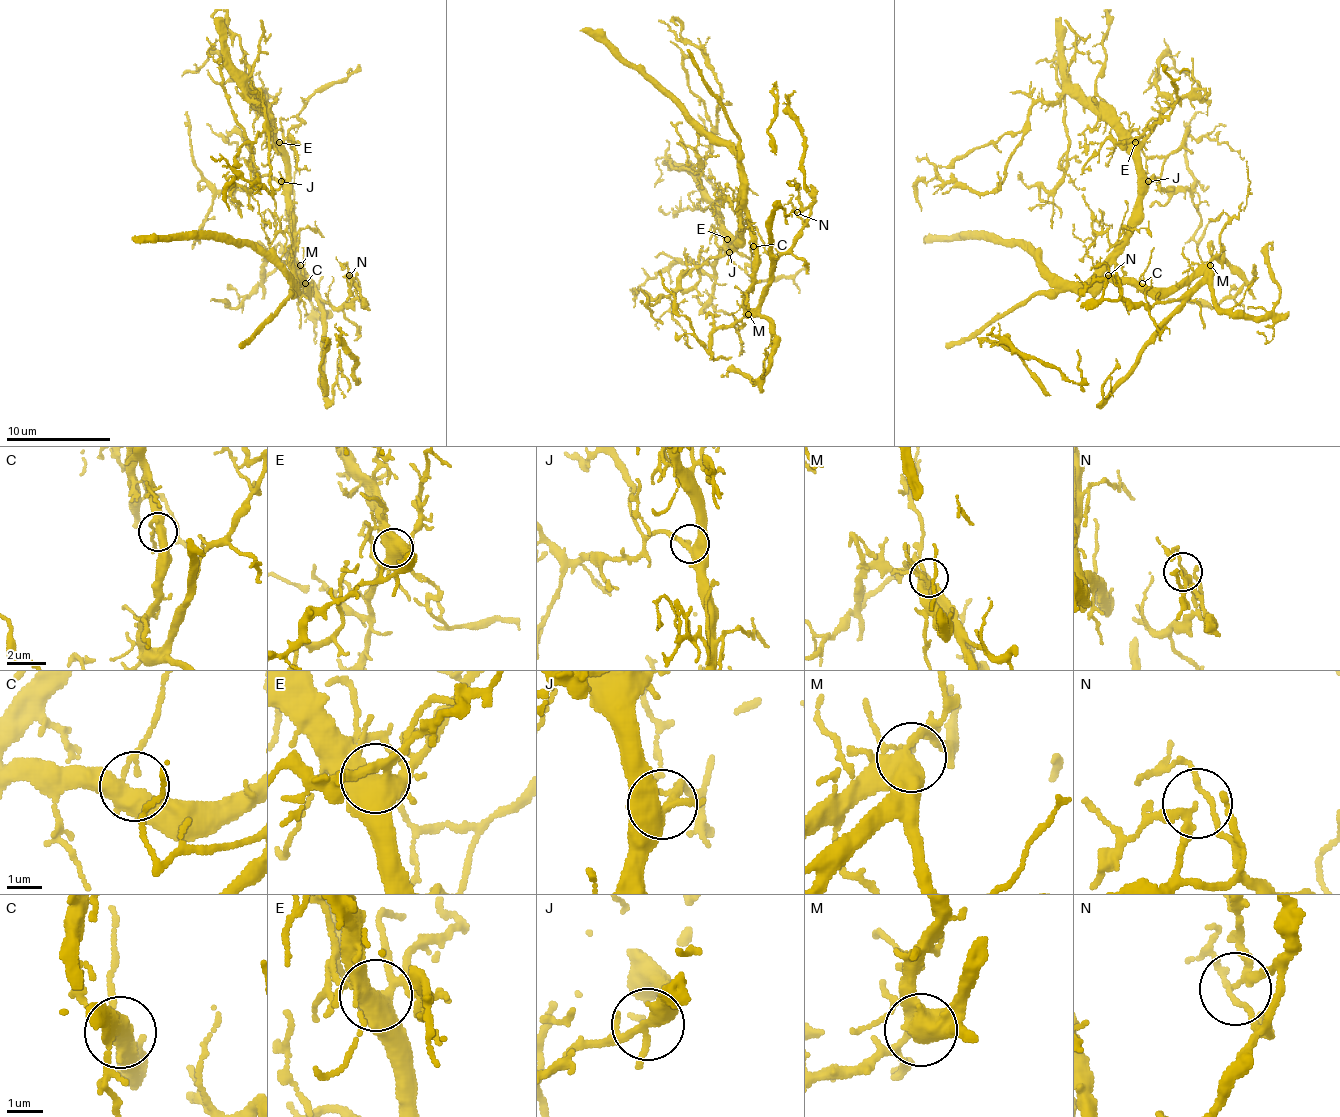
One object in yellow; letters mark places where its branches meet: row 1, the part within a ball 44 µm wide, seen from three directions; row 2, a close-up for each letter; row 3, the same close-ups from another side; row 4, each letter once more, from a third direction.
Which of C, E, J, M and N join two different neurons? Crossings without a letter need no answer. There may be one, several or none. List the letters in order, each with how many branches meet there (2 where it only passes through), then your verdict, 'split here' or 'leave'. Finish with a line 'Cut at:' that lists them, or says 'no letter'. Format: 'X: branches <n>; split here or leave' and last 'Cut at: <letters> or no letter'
C: branches 4; leave
E: branches 8; leave
J: branches 4; leave
M: branches 5; leave
N: branches 2; leave
Cut at: no letter

